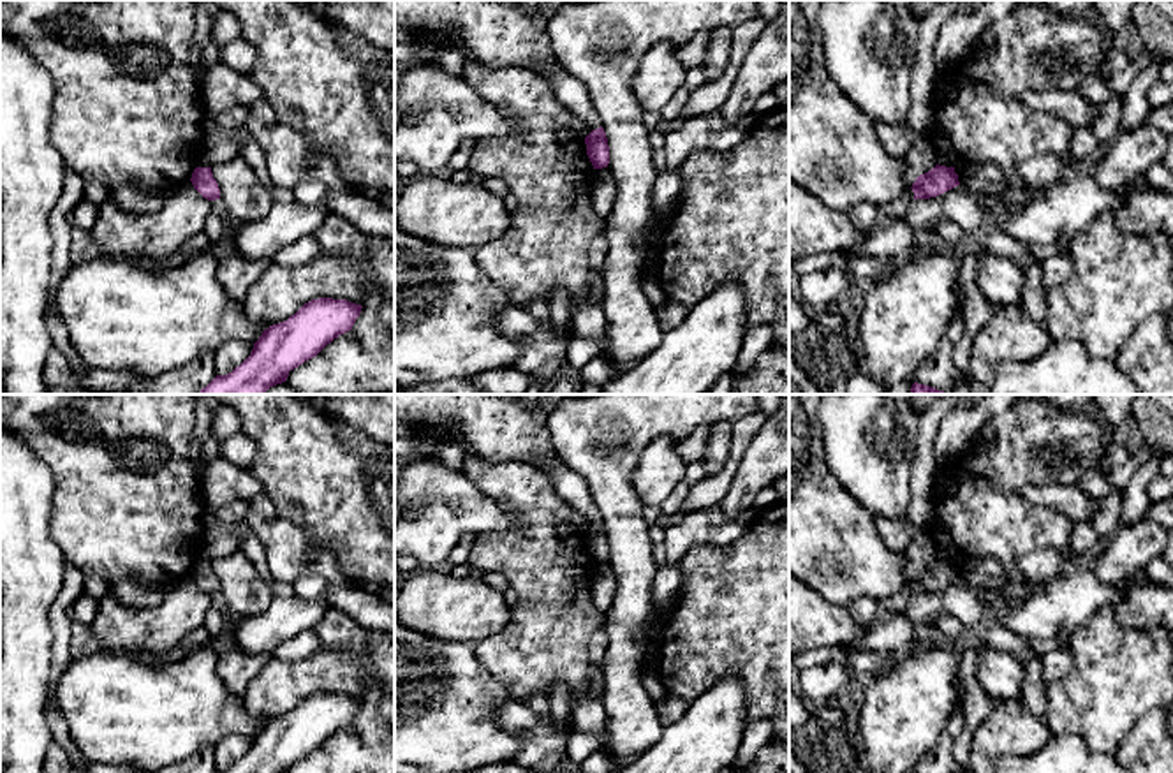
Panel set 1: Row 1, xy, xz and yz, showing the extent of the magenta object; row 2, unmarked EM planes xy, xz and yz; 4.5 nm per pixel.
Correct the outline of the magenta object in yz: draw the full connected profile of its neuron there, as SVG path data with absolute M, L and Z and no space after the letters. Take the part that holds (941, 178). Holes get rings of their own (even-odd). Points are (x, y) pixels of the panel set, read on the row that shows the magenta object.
M937 164L928 173L919 174L911 188L914 192L914 201L916 201L916 199L937 197L958 185L960 181L958 174L955 173L955 167L946 167Z

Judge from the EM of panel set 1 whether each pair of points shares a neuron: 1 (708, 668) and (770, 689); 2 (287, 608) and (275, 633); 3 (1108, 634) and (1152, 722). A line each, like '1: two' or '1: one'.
1: one
2: one
3: two

